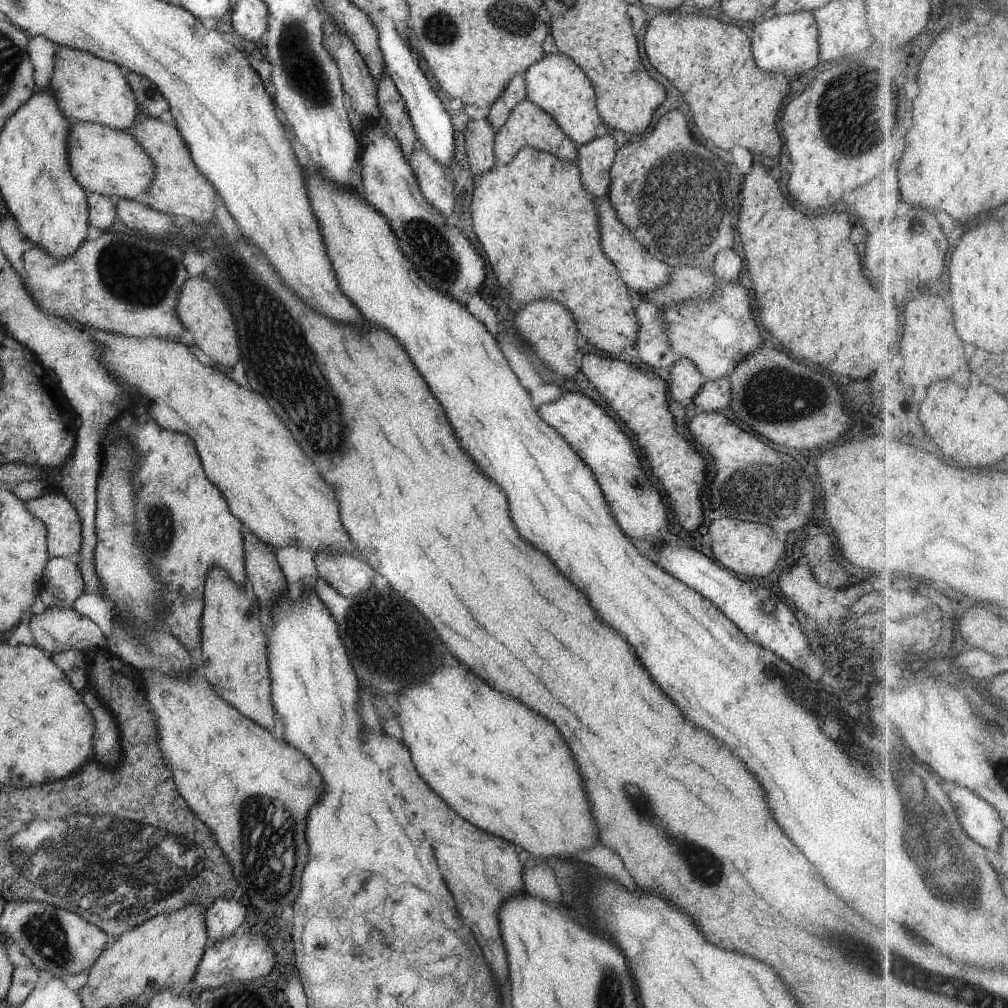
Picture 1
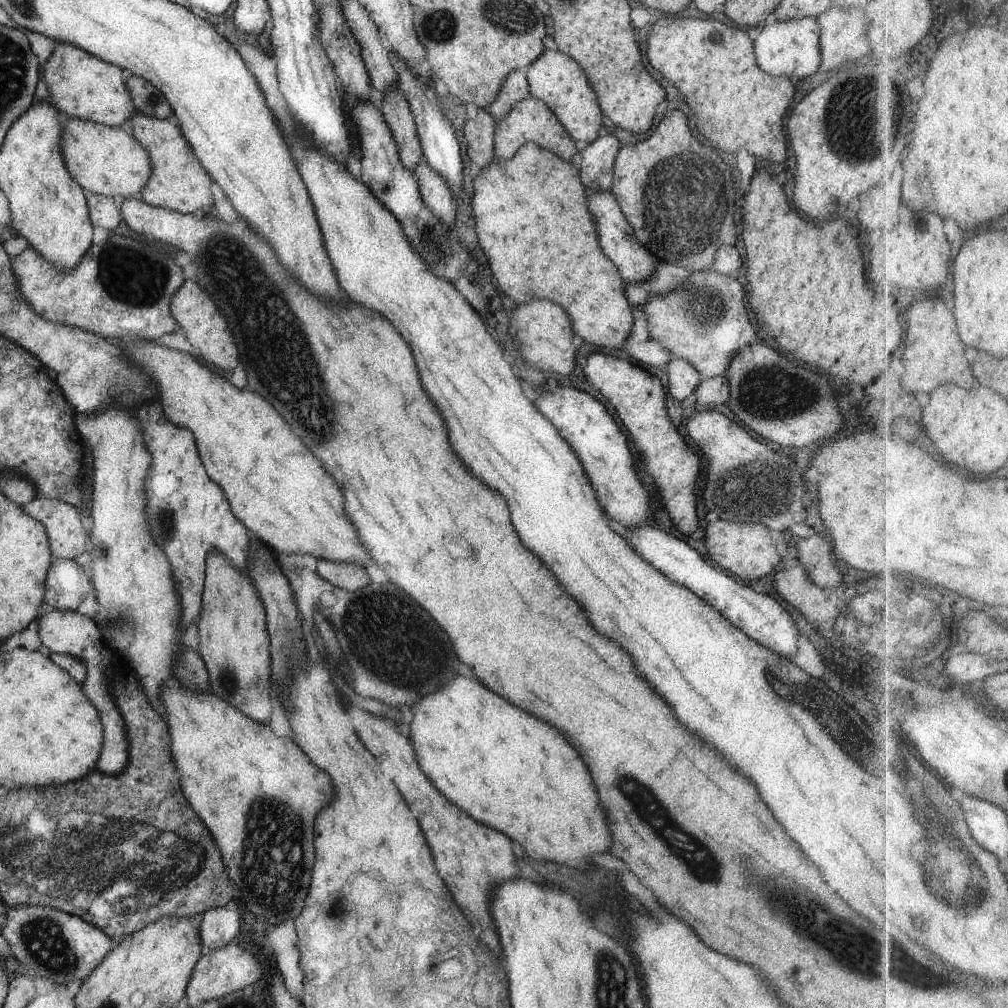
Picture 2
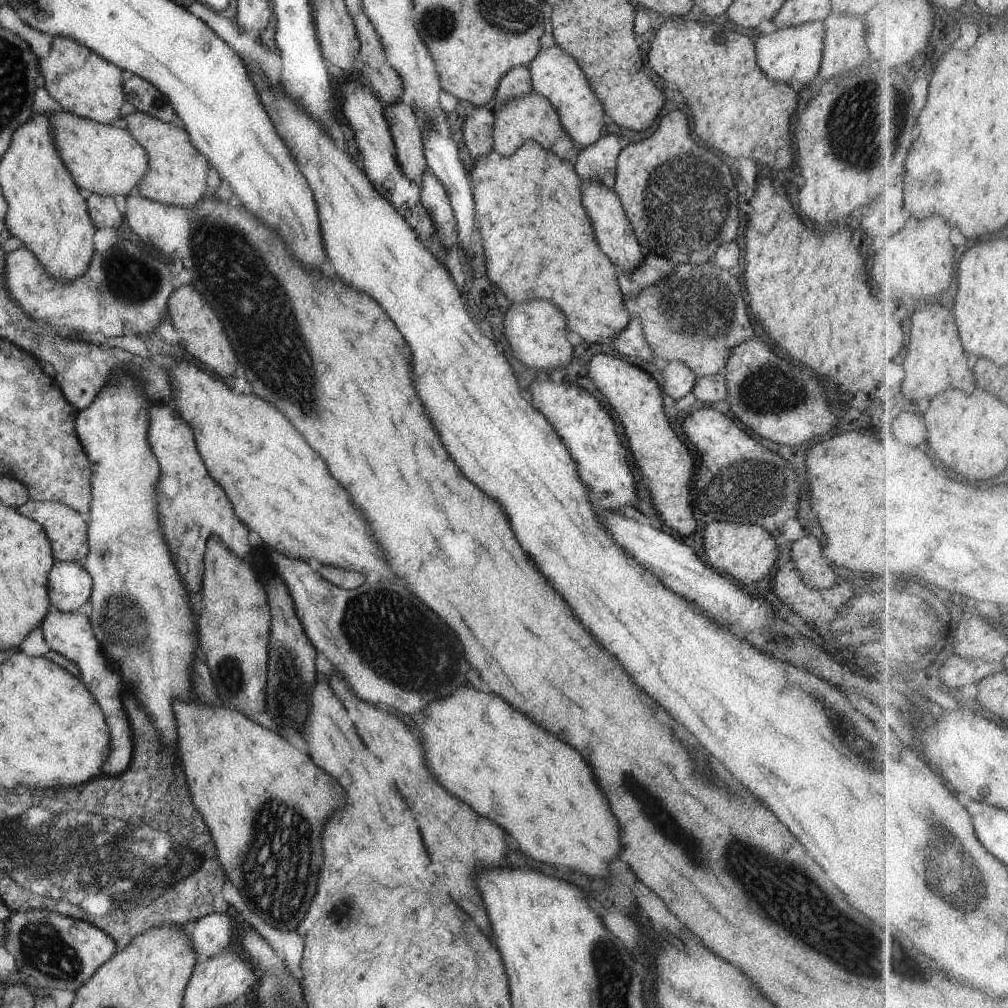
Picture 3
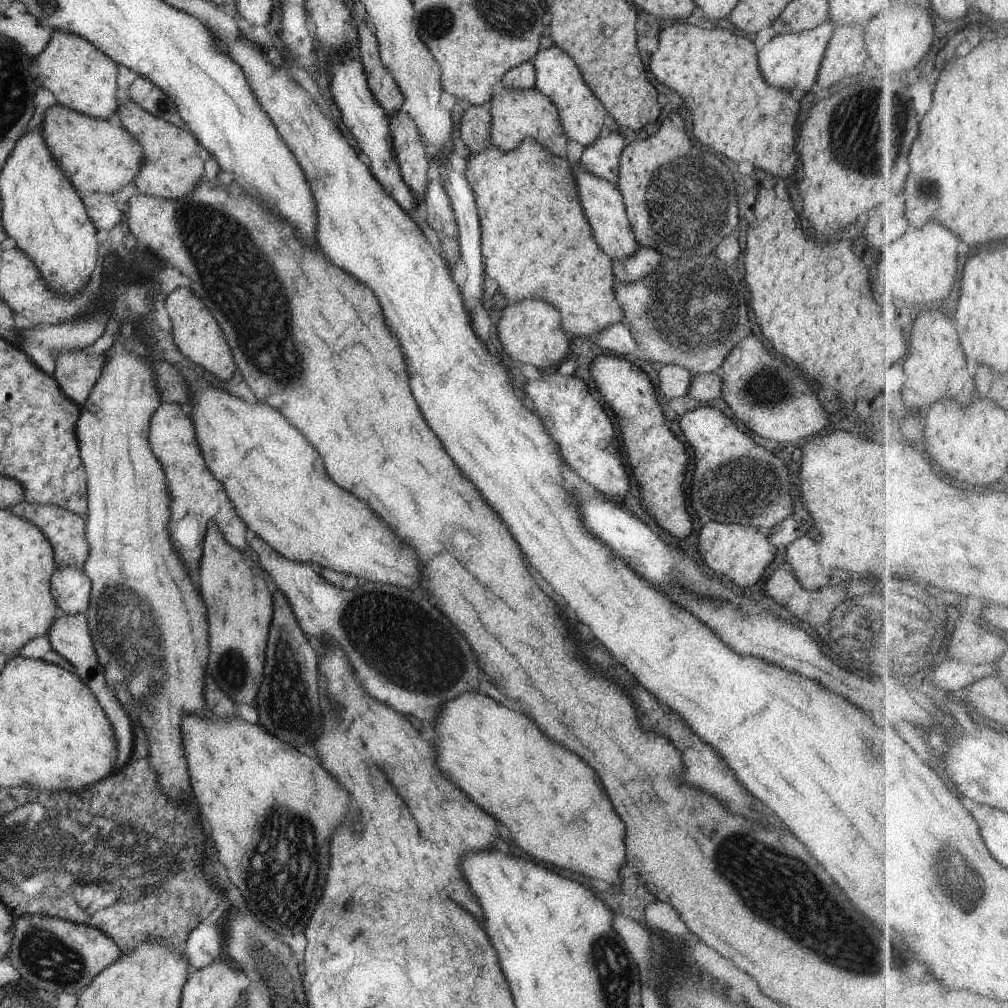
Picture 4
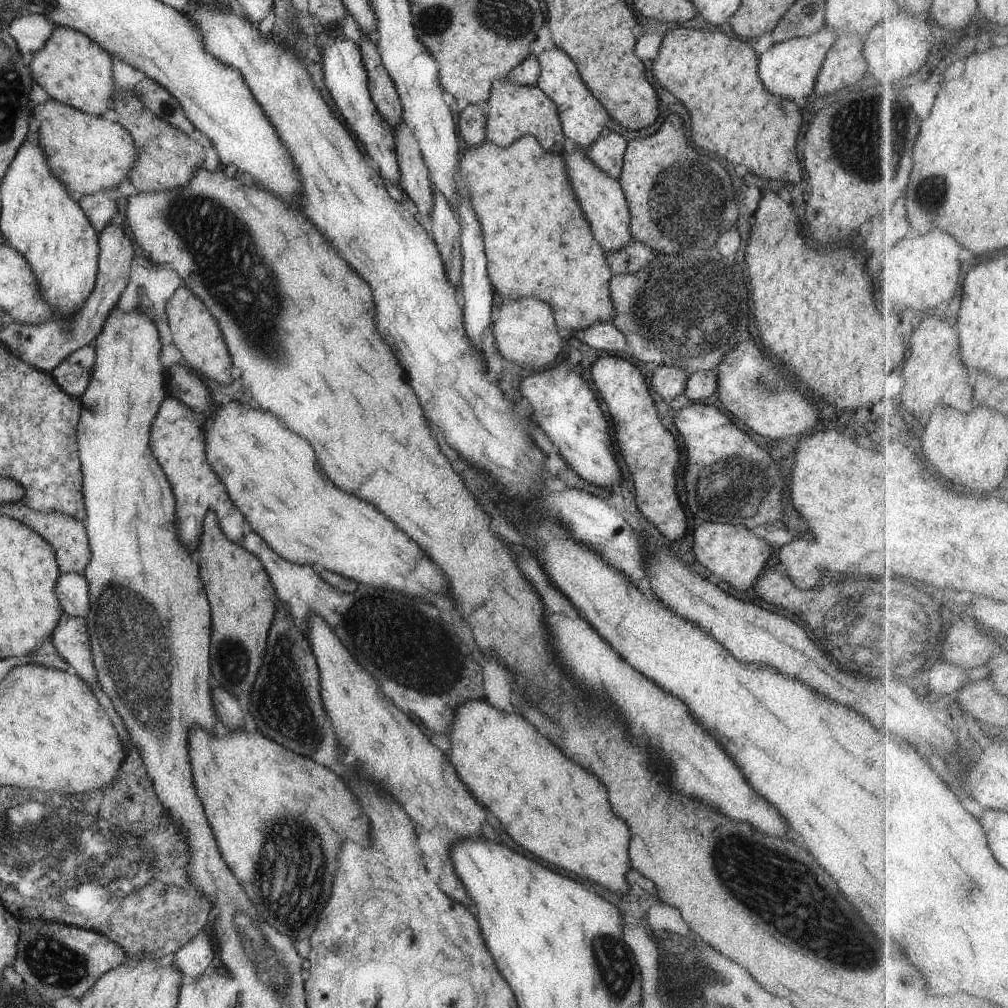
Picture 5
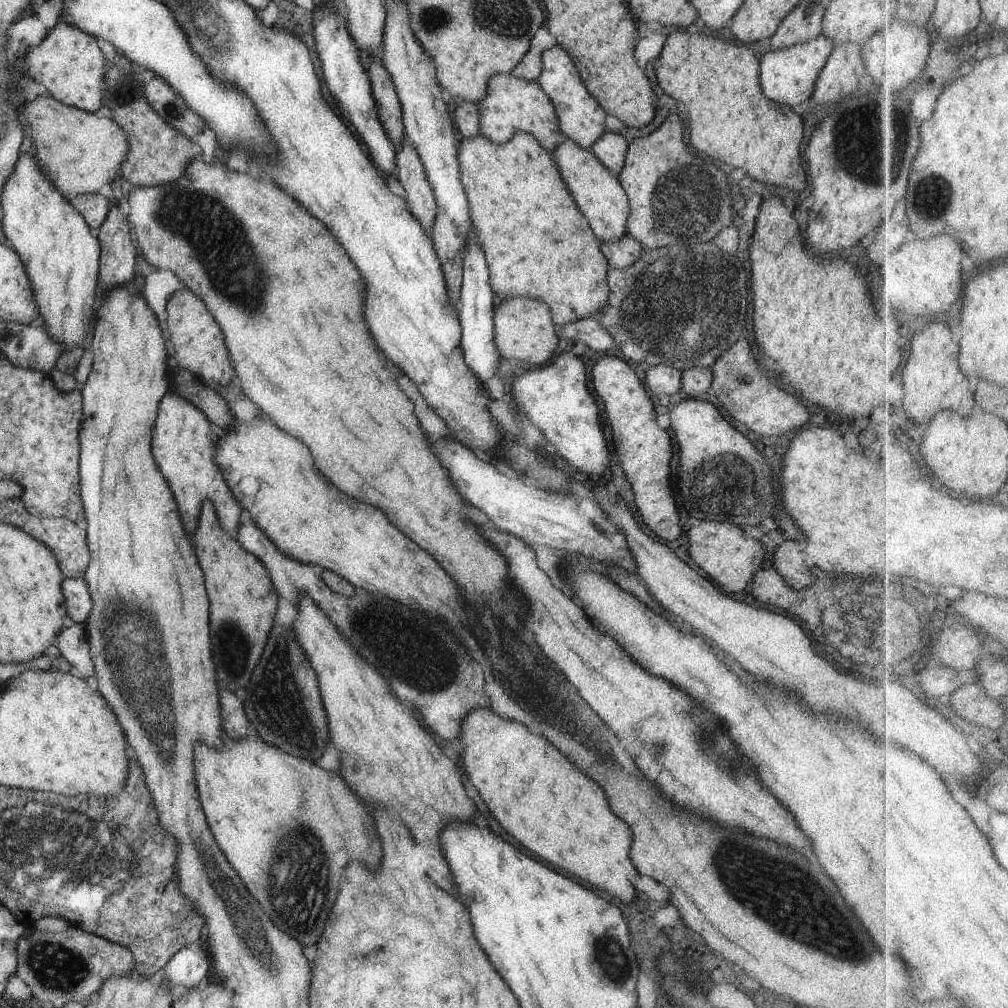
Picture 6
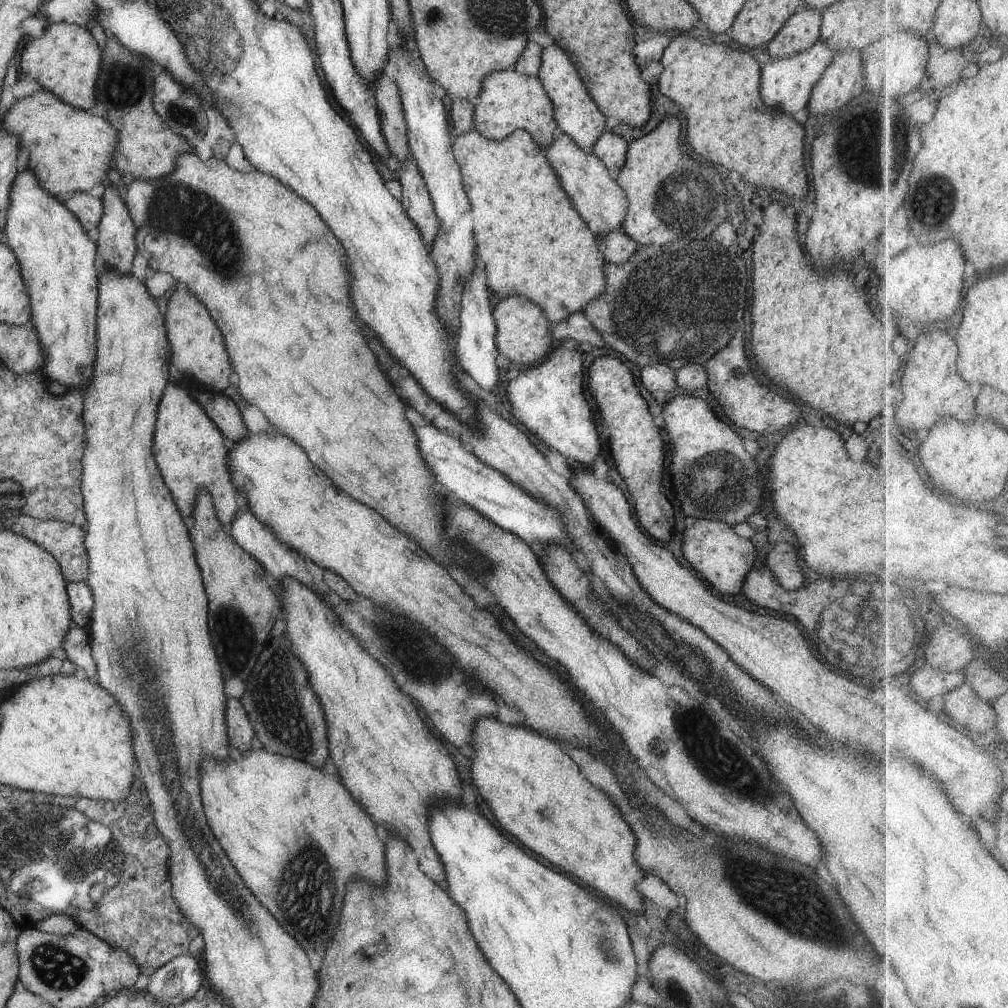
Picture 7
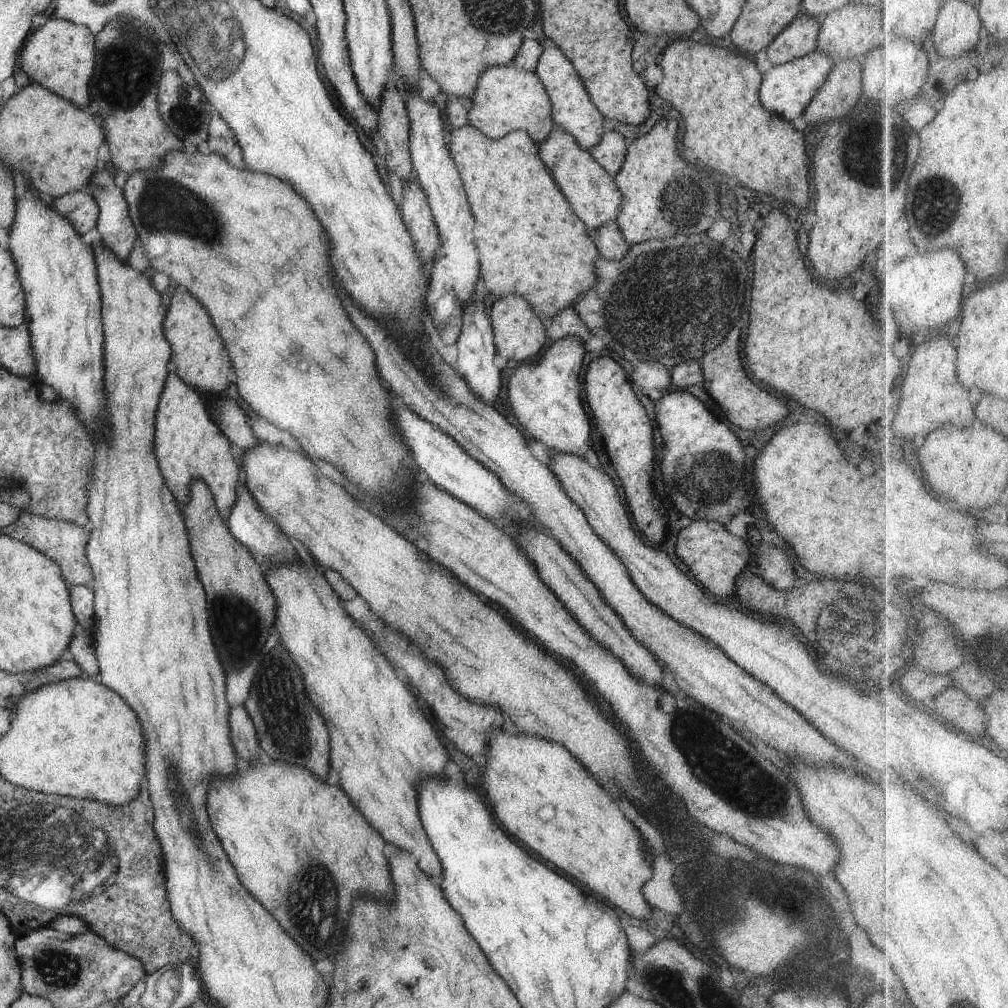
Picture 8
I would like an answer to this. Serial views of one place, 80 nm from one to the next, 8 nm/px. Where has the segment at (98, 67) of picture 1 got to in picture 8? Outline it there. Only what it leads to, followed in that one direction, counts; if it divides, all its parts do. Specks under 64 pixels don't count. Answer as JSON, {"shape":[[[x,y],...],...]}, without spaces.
{"shape":[[[50,17],[22,46],[20,68],[28,75],[30,82],[60,95],[75,106],[88,108],[92,102],[89,90],[90,80],[95,70],[95,36],[83,25],[68,20]]]}

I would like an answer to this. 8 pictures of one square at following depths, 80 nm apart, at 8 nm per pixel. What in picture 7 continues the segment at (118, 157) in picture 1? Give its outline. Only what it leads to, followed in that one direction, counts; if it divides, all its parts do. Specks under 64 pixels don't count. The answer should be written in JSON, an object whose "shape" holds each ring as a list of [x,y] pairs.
{"shape":[[[46,89],[30,93],[23,99],[9,101],[6,106],[3,128],[10,135],[14,135],[19,140],[20,146],[28,152],[27,166],[41,186],[63,204],[71,194],[88,192],[94,185],[104,182],[107,176],[115,176],[112,161],[107,161],[106,157],[112,158],[115,151],[117,129],[105,117],[98,117],[88,114],[85,110],[74,108]]]}

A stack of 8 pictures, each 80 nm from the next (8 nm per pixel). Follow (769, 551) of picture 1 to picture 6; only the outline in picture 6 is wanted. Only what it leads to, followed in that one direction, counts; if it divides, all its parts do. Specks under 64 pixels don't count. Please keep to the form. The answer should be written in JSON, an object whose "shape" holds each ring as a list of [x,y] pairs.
{"shape":[[[700,522],[688,530],[688,554],[702,572],[727,594],[747,590],[754,573],[760,569],[766,547],[758,539],[744,536],[741,528],[726,522]]]}

